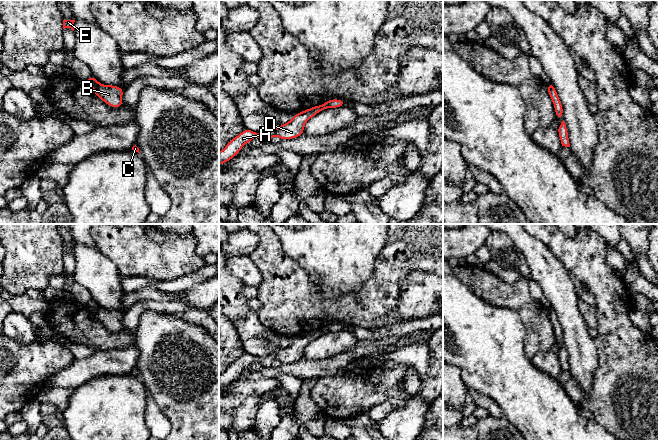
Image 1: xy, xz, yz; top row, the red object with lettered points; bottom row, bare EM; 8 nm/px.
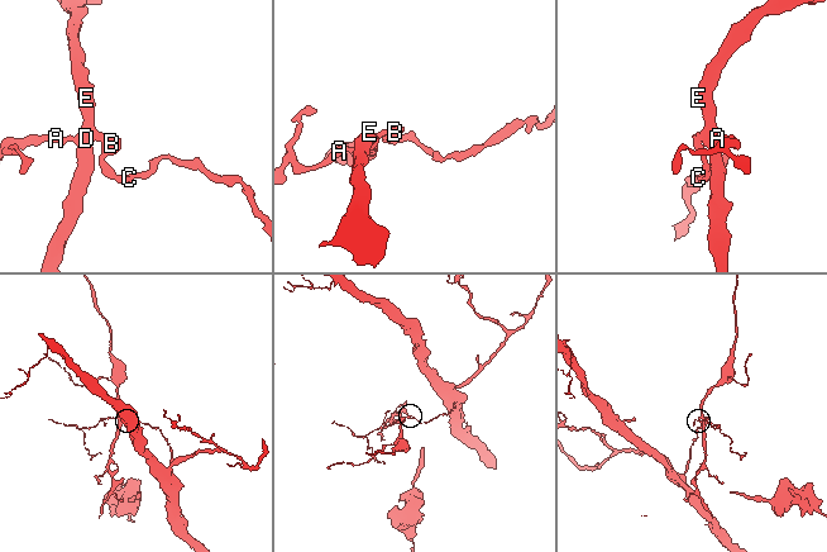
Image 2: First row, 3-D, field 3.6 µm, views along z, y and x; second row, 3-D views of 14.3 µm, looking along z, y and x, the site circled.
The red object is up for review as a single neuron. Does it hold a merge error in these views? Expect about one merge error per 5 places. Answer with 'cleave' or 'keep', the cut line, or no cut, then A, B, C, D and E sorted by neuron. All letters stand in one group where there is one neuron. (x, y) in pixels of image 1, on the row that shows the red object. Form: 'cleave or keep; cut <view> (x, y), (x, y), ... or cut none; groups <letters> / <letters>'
cleave; cut xy (99, 83), (94, 89); groups A D E / B C

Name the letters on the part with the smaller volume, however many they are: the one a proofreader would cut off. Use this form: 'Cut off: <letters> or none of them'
Cut off: A, D, E

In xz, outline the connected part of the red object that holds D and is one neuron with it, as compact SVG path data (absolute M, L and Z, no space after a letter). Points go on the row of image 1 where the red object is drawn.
M321 105L314 106L294 114L289 122L263 133L257 133L246 128L238 136L232 138L225 148L219 152L219 165L230 161L241 151L245 144L249 143L255 137L260 138L264 142L271 142L274 135L278 136L281 140L300 137L304 133L306 122L320 111Z

